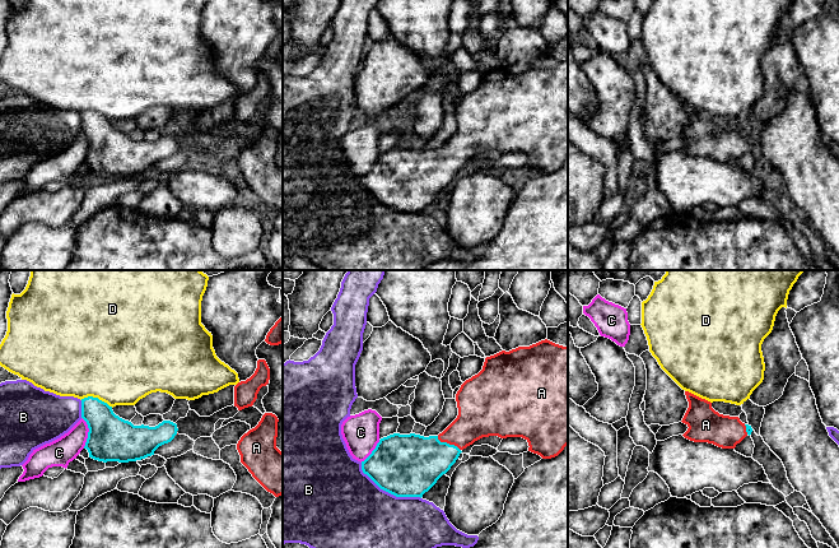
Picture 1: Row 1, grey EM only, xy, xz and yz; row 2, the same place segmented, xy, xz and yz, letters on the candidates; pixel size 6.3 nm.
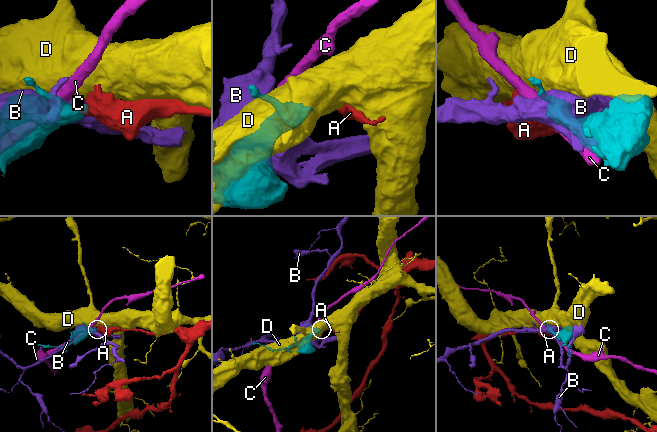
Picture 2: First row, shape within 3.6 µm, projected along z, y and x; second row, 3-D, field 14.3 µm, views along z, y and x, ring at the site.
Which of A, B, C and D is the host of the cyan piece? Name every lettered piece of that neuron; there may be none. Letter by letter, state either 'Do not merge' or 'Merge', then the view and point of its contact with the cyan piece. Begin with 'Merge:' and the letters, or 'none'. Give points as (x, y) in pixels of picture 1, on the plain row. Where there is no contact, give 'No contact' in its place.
Merge: A
A: Merge. Touches cyan at xz (448, 158)
B: Do not merge. Touches cyan at xz (387, 205)
C: Do not merge. Touches cyan at xy (88, 147)
D: Do not merge. Touches cyan at xy (97, 112)

